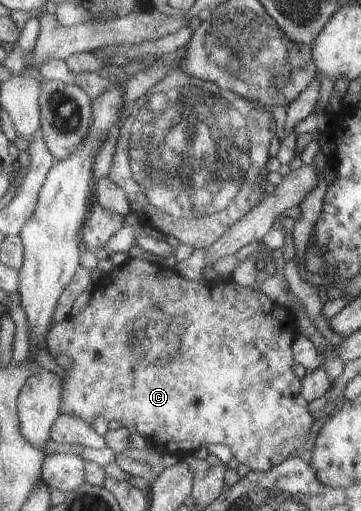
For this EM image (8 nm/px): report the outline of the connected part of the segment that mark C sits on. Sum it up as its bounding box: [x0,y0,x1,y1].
[48,258,317,472]

